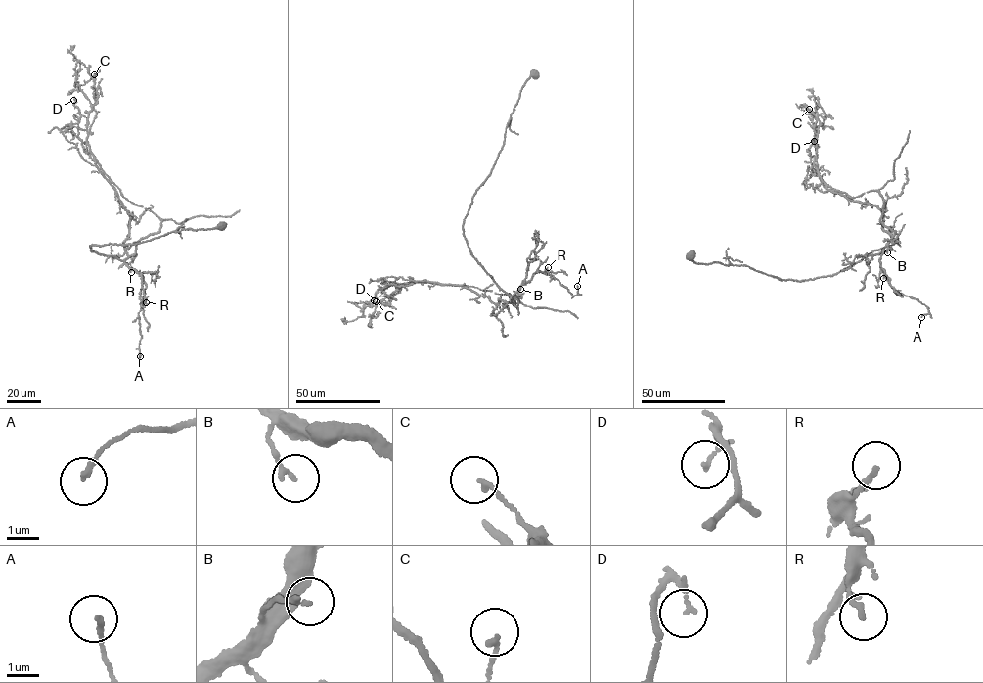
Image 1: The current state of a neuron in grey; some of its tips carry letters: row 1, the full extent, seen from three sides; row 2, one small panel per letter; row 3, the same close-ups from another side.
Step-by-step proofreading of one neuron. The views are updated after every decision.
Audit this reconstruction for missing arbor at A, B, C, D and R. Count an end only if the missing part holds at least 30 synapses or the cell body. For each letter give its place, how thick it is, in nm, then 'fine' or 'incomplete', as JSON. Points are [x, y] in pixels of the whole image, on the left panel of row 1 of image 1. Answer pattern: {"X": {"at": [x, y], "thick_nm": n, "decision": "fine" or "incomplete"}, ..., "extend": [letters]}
{"A": {"at": [140, 356], "thick_nm": 140, "decision": "fine"}, "B": {"at": [131, 272], "thick_nm": 130, "decision": "fine"}, "C": {"at": [94, 74], "thick_nm": 170, "decision": "fine"}, "D": {"at": [73, 100], "thick_nm": 150, "decision": "fine"}, "R": {"at": [146, 302], "thick_nm": 160, "decision": "fine"}, "extend": []}

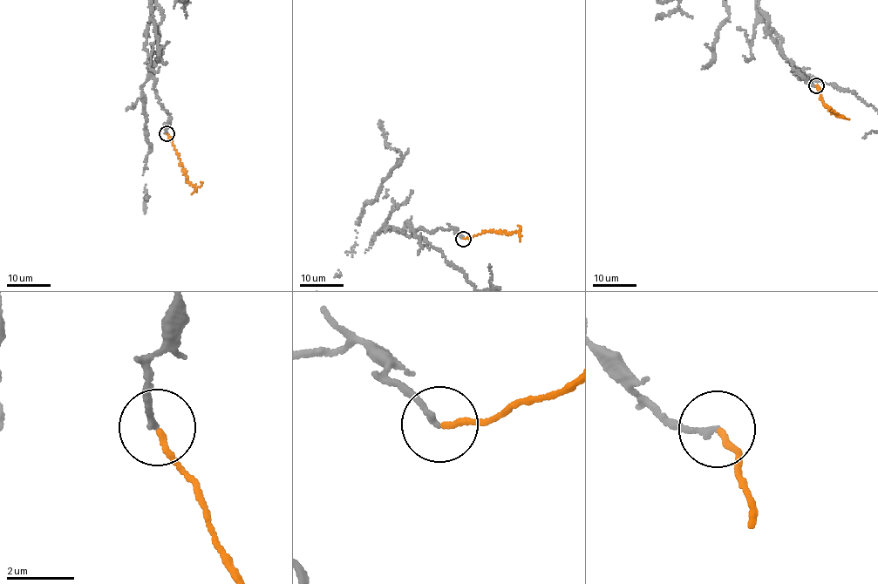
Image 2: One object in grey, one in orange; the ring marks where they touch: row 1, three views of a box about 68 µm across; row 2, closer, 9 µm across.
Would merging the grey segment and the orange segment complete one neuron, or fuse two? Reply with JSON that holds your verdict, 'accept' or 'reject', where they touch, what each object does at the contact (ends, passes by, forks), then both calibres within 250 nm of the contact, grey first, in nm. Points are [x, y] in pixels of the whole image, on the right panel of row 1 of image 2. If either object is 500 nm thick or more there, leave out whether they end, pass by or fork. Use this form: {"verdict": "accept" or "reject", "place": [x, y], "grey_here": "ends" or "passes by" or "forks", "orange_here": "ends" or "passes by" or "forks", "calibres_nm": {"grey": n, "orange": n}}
{"verdict": "accept", "place": [816, 85], "grey_here": "ends", "orange_here": "ends", "calibres_nm": {"grey": 160, "orange": 160}}

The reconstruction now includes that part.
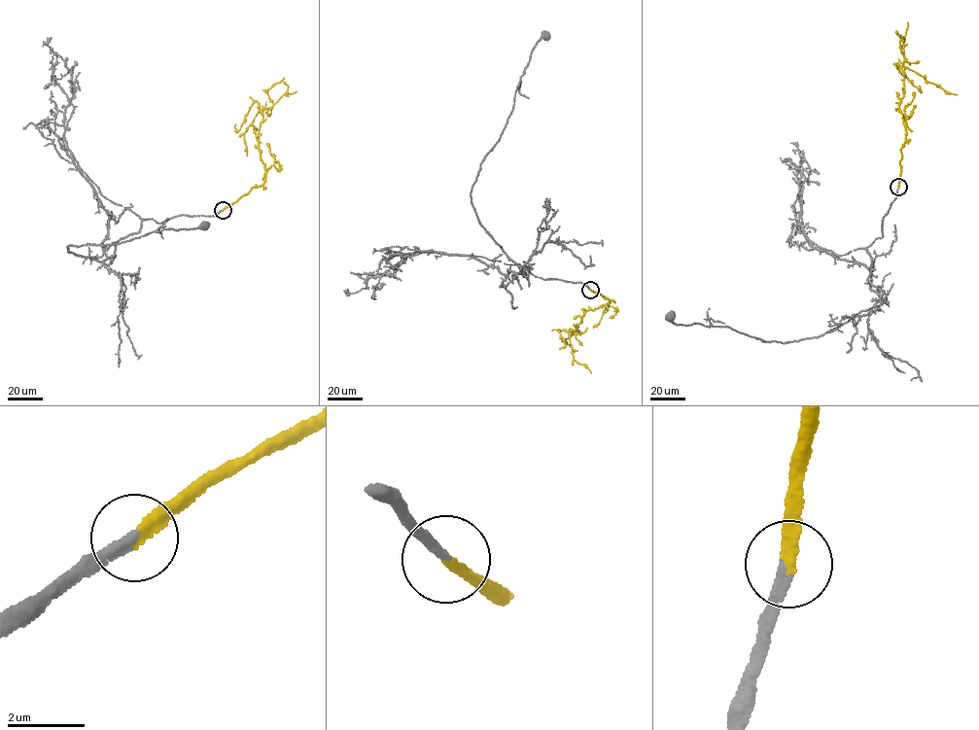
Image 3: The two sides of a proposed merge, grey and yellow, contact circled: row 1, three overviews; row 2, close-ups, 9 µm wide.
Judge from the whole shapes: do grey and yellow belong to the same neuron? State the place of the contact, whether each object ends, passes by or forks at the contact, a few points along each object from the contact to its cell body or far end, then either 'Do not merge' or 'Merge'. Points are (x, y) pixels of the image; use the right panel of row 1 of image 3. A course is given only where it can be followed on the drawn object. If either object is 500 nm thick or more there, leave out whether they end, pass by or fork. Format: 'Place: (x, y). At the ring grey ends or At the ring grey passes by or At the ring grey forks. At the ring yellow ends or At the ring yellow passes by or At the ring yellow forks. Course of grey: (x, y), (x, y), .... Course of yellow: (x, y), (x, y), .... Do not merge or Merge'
Place: (898, 187). At the ring grey ends. At the ring yellow ends. Course of grey: (898, 187), (882, 237), (867, 247), (867, 279), (881, 296), (836, 329), (784, 343), (676, 325), (671, 315). Course of yellow: (898, 187), (901, 149), (906, 133), (899, 109), (904, 90), (902, 67), (957, 94). Merge

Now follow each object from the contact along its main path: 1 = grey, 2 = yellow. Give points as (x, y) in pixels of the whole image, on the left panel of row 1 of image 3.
1: (223, 210), (143, 220), (100, 261), (68, 251), (205, 225)
2: (223, 210), (265, 180), (258, 140), (262, 110), (243, 134), (247, 156)

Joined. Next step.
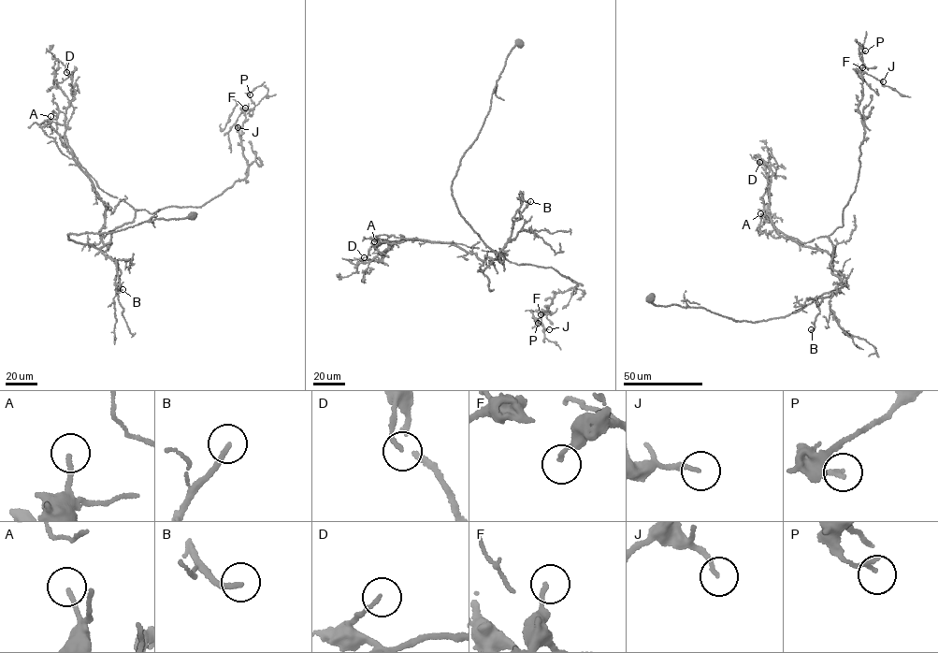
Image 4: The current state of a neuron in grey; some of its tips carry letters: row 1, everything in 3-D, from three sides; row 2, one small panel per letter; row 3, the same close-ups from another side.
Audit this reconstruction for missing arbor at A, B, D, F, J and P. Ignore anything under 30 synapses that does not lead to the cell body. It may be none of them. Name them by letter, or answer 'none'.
B

